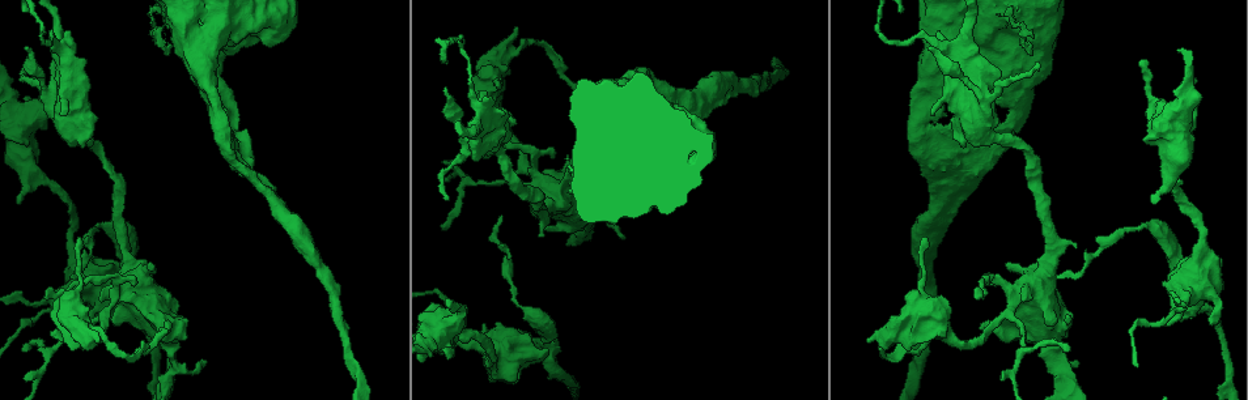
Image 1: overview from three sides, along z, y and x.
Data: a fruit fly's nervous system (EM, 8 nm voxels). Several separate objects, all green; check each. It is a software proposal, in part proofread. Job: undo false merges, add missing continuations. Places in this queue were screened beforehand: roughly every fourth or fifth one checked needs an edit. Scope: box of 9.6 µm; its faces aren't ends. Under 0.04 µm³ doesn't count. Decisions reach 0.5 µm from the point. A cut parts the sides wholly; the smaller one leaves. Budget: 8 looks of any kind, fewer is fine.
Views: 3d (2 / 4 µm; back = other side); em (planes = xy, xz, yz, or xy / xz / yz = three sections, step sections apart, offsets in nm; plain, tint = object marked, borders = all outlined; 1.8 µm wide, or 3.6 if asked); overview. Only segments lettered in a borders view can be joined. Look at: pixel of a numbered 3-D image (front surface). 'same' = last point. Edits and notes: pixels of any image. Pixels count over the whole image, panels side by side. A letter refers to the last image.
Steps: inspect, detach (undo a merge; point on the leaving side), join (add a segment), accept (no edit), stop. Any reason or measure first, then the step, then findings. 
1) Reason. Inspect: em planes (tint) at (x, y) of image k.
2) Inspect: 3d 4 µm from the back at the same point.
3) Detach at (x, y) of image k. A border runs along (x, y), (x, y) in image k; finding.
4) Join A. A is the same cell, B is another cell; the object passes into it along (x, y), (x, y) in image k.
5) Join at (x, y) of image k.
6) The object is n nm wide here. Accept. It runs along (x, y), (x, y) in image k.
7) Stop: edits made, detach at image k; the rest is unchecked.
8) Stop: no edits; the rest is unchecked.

Touches itself. Inspect: em yz step 8 (tint) at (999, 125) of image 1.

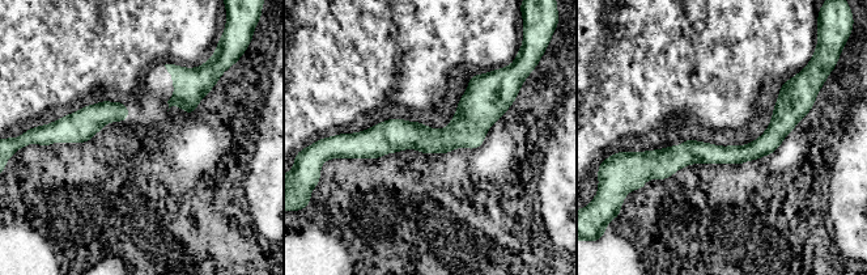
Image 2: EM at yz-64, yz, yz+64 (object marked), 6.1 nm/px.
Inspect: em xy step 4 (borders) at the same point.

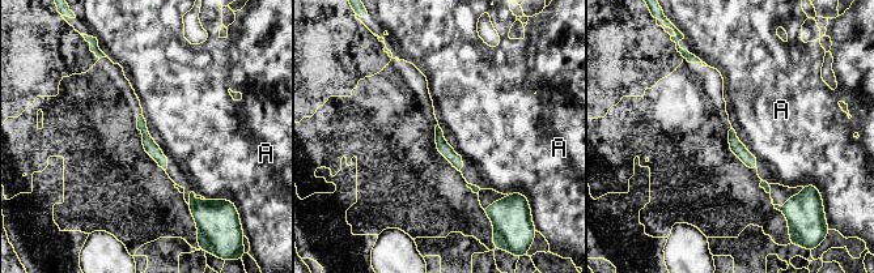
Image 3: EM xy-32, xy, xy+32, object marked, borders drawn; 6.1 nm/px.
The object is 80 nm wide here. Accept. A is another cell; a border runs along (141, 115), (166, 158), (166, 170) in image 3; continuous, no second neuron.

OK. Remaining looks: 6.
Thin end. Inspect: em planes (plain) at (930, 49) of image 1.

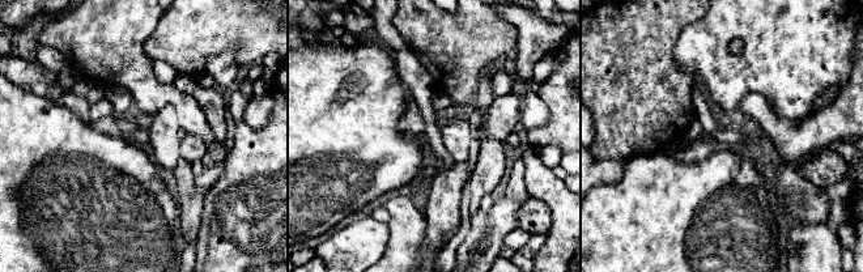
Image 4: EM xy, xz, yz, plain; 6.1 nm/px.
See the neighbours. Inspect: em planes (borders) at the same point.

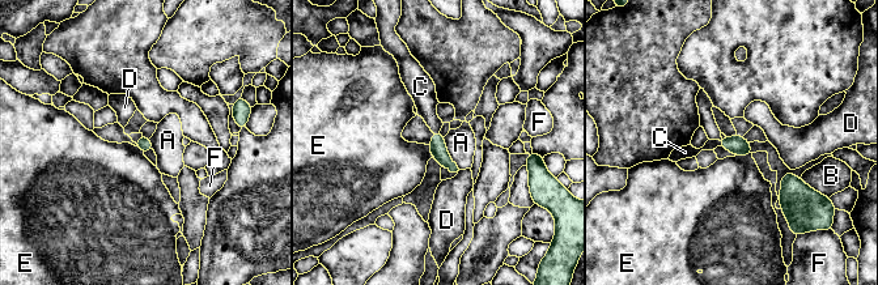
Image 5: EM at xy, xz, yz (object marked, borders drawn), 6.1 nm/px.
The object is 100 nm wide here. Join C. C is the same cell, A, B, D, E and F are other cells; the object passes into it along (437, 147), (436, 132), (424, 96) in image 5; the neuron continues.

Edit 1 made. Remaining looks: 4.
Inspect: 3d 4 µm at (129, 257) of image 1.

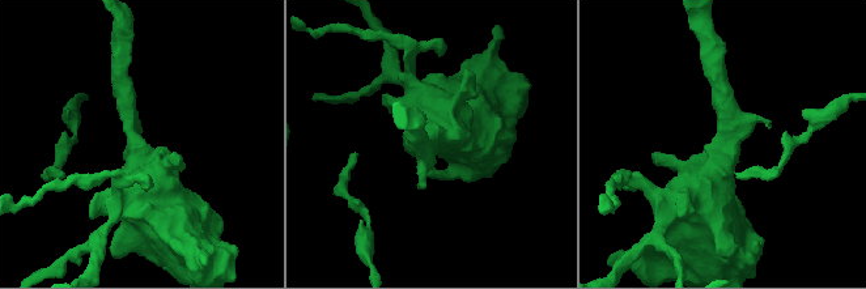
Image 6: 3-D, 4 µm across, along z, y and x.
Inspect: em planes (borders) at (133, 140) of image 6.

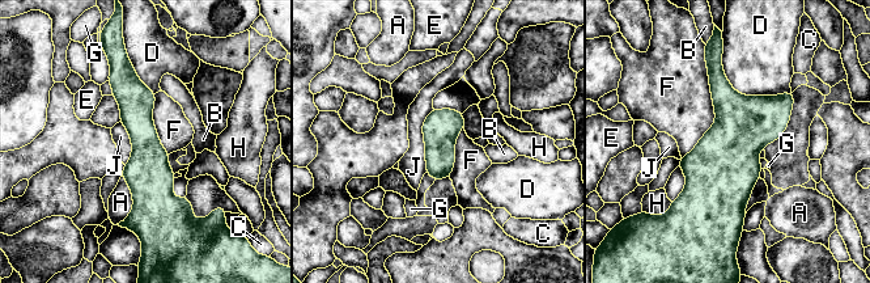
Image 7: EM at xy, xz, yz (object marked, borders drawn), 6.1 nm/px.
The longest contact is with F, 650 nm. Accept. A, B, C, D, E, F, G, H and J are other cells; it runs along (126, 70), (145, 140), (139, 224) in image 7; continuous, no second neuron.

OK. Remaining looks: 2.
Stop: edits made, join at image 5; the rest is unchecked.

